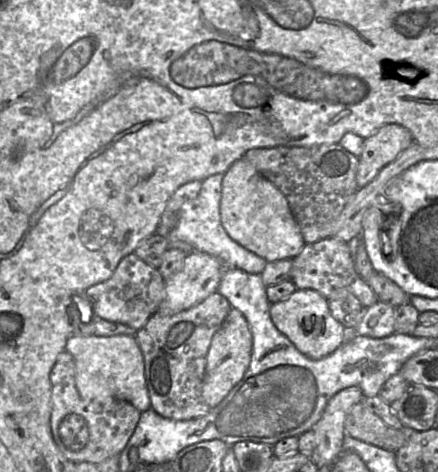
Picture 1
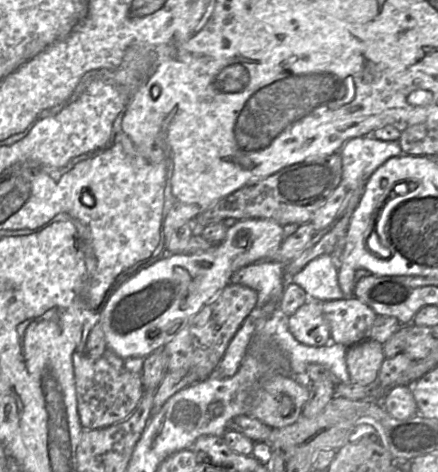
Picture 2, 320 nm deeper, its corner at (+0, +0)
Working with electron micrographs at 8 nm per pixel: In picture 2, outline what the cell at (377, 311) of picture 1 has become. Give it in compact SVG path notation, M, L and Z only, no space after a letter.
M354 296L322 302L323 315L331 333L331 342L346 347L369 339L377 314Z

